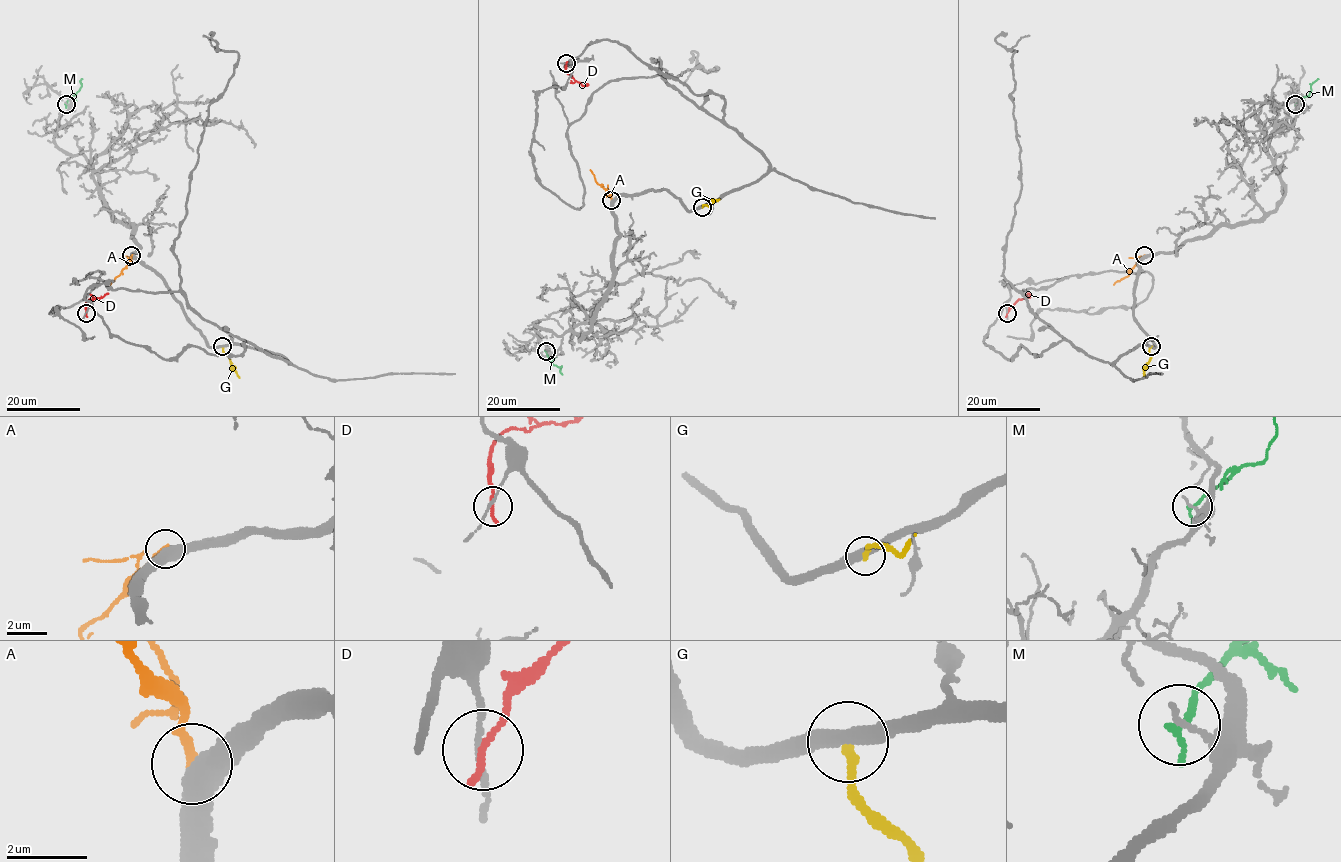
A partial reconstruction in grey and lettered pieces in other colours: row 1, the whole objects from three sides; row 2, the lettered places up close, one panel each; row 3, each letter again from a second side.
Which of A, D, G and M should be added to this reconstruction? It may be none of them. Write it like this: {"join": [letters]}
{"join": []}

